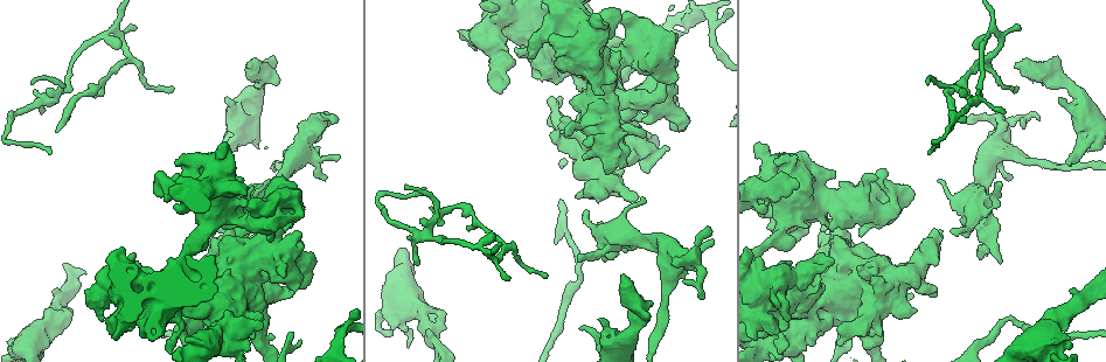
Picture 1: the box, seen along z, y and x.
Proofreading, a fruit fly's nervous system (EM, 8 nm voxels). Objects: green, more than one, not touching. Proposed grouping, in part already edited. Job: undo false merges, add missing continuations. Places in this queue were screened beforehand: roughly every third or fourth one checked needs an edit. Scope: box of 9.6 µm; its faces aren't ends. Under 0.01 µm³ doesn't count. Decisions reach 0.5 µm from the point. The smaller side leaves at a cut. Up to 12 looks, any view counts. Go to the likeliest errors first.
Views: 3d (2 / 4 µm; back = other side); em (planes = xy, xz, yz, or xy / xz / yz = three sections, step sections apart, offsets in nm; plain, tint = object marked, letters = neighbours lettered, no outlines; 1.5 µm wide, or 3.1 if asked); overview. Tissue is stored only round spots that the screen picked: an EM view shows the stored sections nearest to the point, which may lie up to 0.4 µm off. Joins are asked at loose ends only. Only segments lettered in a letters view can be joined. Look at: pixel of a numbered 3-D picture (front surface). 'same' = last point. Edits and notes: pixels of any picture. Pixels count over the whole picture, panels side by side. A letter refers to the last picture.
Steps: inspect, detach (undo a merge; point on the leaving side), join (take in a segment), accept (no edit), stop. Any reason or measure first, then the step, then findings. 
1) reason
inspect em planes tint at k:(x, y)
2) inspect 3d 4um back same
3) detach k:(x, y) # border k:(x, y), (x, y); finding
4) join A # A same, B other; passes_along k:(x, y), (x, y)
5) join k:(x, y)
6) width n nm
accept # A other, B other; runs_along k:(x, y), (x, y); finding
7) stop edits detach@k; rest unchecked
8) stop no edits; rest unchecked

two arms in line, one across
inspect em xy step 4 tint at 1:(977, 100)

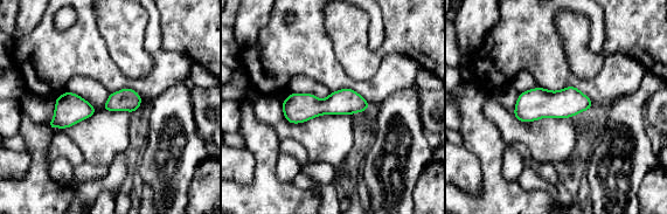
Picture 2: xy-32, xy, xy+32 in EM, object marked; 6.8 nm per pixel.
see the neighbours
inspect em xy step 4 letters same

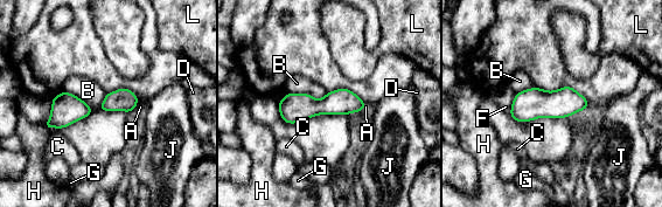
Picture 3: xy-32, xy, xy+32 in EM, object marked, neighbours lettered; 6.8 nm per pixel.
accept # A other, B other, C other, D other, F other, G other, H other, J other, L other; border 3:(287, 91), (315, 98), (328, 91); all the same neuron

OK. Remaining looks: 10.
free end
inspect em xy step 4 tint at 1:(508, 277)

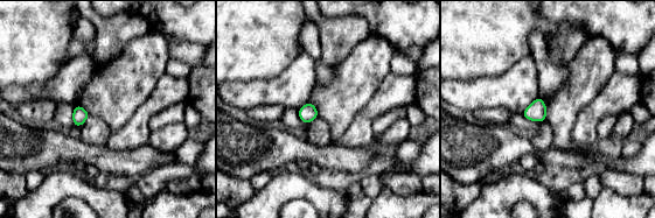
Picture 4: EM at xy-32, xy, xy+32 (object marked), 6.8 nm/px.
inspect em planes letters same

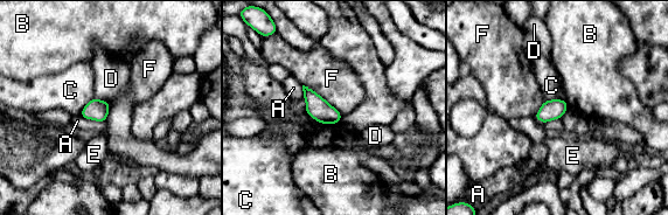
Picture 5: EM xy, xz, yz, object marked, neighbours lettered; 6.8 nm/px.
longest_contact F 360 nm
accept # A other, B other, C other, D other, E other, F other; border 5:(303, 84), (319, 94), (342, 115); no lettered segment goes on from it

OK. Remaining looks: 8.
thick turns thin
inspect 3d 4um at 1:(625, 71)

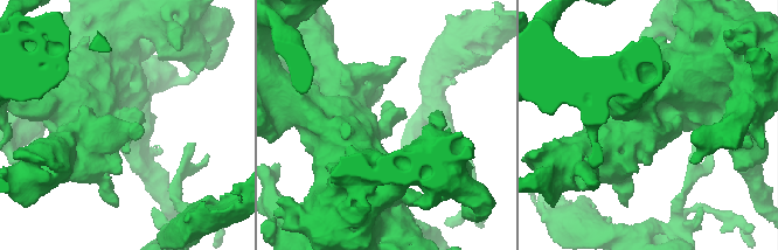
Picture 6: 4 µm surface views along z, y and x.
now the EM
inspect em yz step 4 tint at 6:(387, 120)

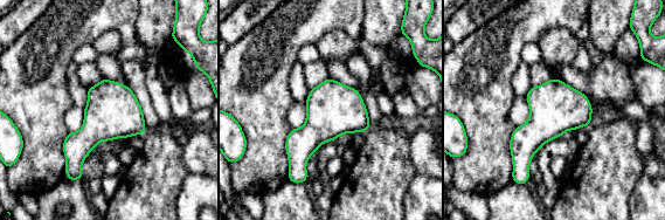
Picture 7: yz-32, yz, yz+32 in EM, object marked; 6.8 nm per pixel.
another direction
inspect em planes letters same

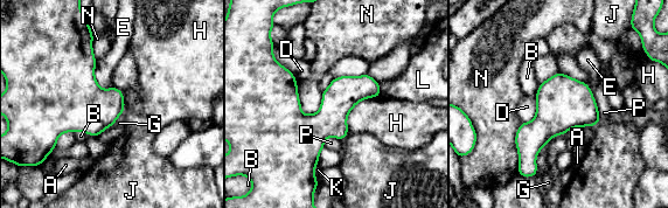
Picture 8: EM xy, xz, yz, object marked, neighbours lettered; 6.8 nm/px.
width 220 nm
accept # A other, B other, D other, E other, G other, H other, J other, K other, L other, N other, P other; one neuron here

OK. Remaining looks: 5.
thin end
inspect 3d 4um at 1:(940, 180)

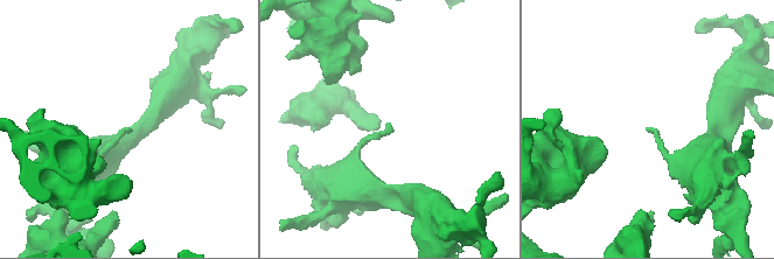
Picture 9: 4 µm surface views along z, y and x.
inspect em xz step 8 letters at 9:(390, 127)

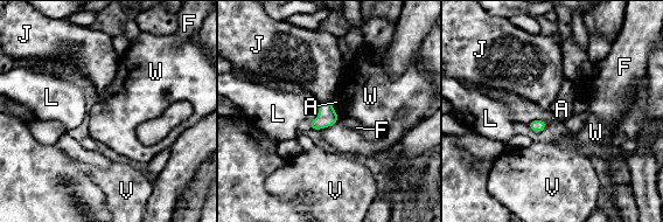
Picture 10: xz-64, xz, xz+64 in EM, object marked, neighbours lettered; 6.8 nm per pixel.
width 90 nm
accept # A other, F other, J other, L other, V other, W other; border 10:(329, 102), (337, 116); no lettered segment goes on from it

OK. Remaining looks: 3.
an open end
inspect em planes letters at 1:(155, 187)

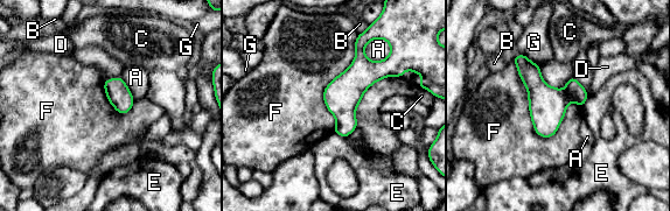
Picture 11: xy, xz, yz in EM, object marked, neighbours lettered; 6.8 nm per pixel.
accept # A other, B other, C other, D other, E other, F other, G other; border 11:(513, 61), (534, 129), (552, 136); no lettered segment goes on from it

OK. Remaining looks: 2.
stop no edits; rest unchecked

